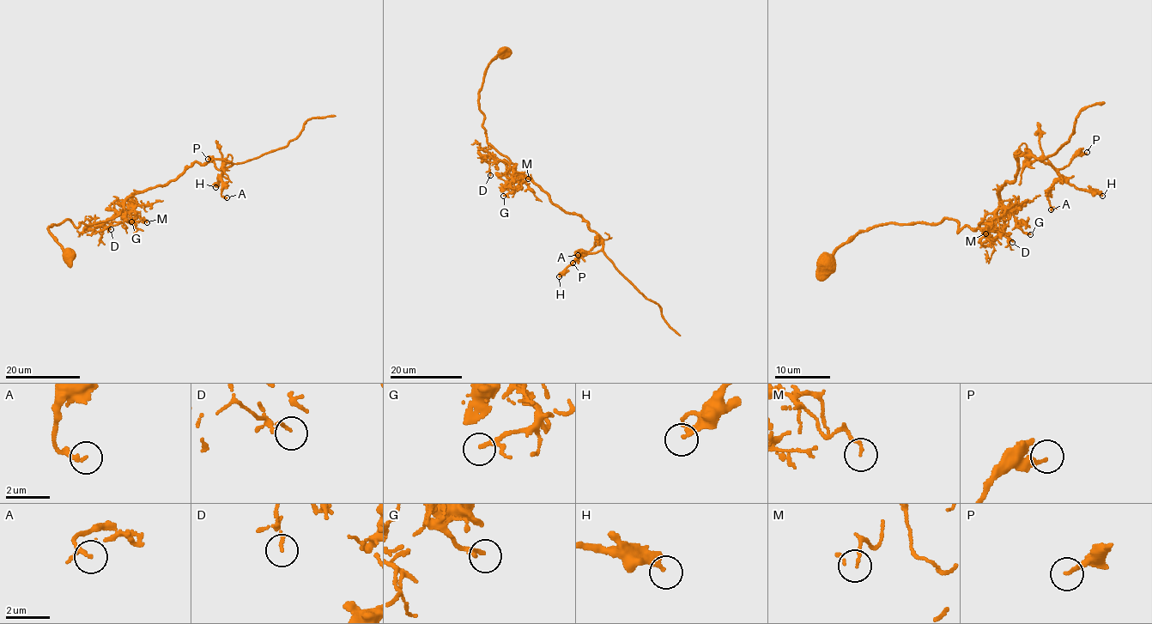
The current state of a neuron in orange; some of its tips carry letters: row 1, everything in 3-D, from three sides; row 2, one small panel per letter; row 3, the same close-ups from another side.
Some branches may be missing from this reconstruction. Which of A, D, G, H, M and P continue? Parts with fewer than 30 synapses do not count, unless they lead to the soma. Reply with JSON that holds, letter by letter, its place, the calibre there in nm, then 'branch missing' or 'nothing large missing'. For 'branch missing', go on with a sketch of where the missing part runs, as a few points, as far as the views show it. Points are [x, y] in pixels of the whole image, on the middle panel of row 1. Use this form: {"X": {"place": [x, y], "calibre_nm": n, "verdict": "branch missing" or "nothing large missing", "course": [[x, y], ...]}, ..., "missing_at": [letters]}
{"A": {"place": [578, 255], "calibre_nm": 140, "verdict": "nothing large missing"}, "D": {"place": [490, 175], "calibre_nm": 120, "verdict": "nothing large missing"}, "G": {"place": [503, 196], "calibre_nm": 150, "verdict": "nothing large missing"}, "H": {"place": [559, 276], "calibre_nm": 280, "verdict": "nothing large missing"}, "M": {"place": [528, 178], "calibre_nm": 140, "verdict": "nothing large missing"}, "P": {"place": [572, 263], "calibre_nm": 180, "verdict": "nothing large missing"}, "missing_at": []}

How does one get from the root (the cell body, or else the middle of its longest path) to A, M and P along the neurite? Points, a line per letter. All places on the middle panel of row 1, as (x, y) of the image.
A: (504, 53), (489, 63), (479, 93), (487, 141), (517, 173), (599, 235), (592, 248), (578, 255)
M: (504, 53), (501, 50), (489, 63), (478, 108), (487, 141), (508, 158), (518, 176), (528, 178)
P: (504, 53), (489, 63), (479, 93), (487, 141), (517, 173), (599, 235), (572, 263)

